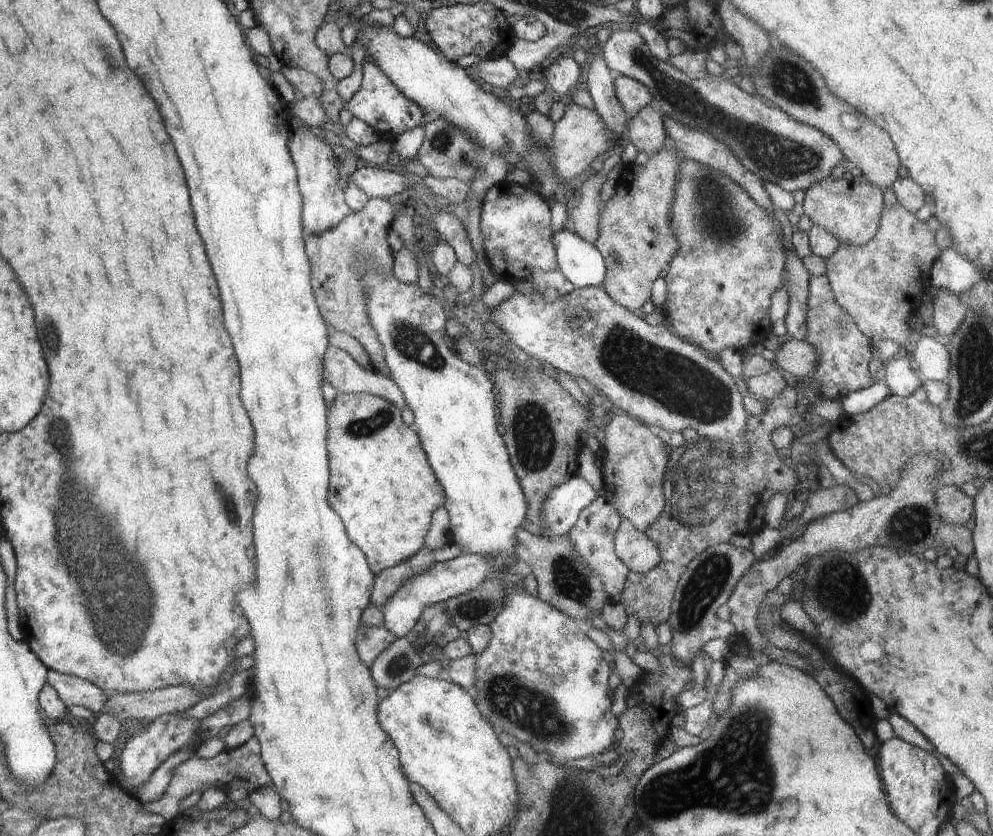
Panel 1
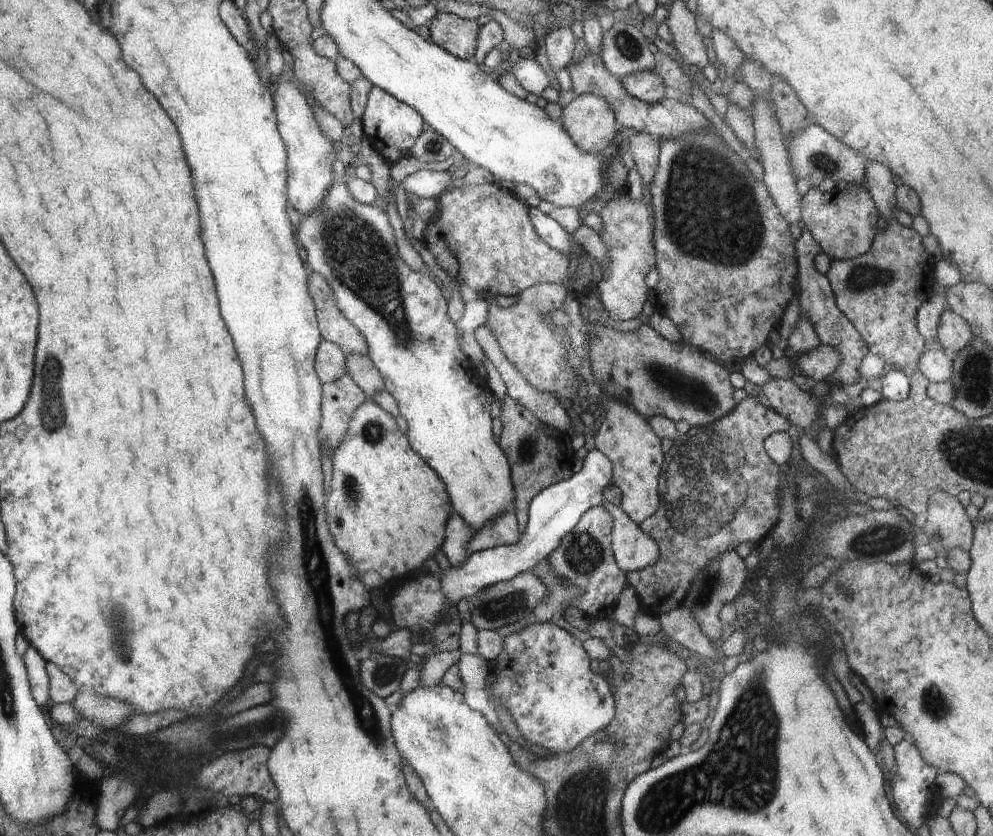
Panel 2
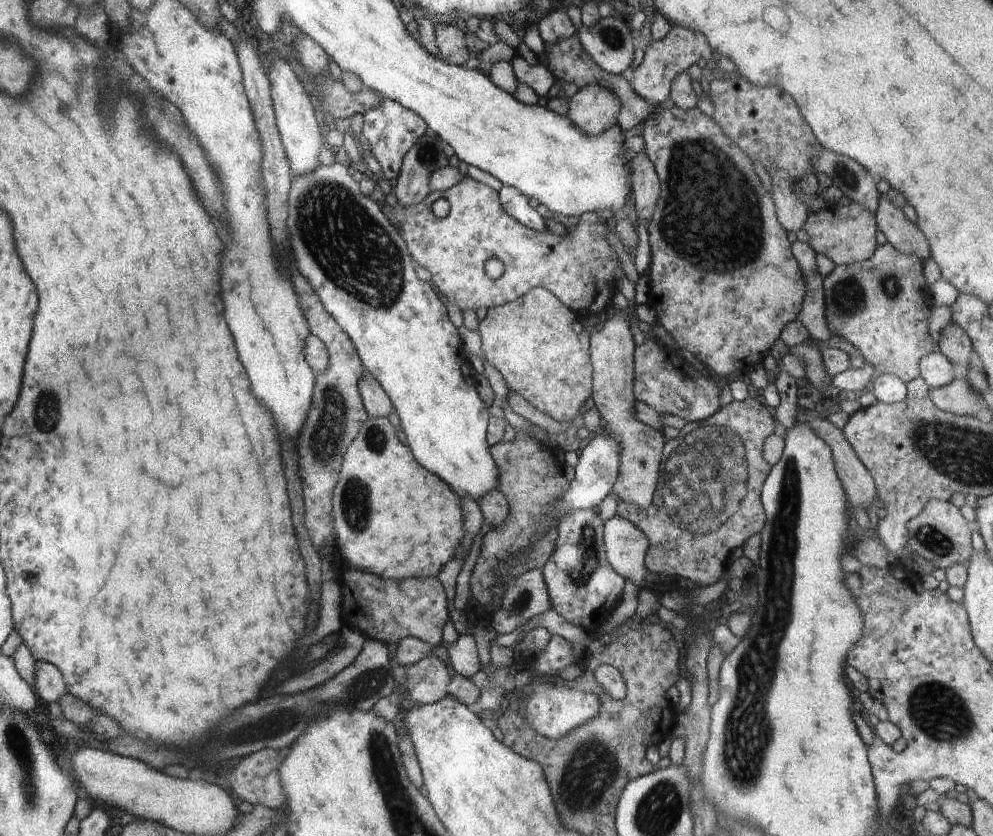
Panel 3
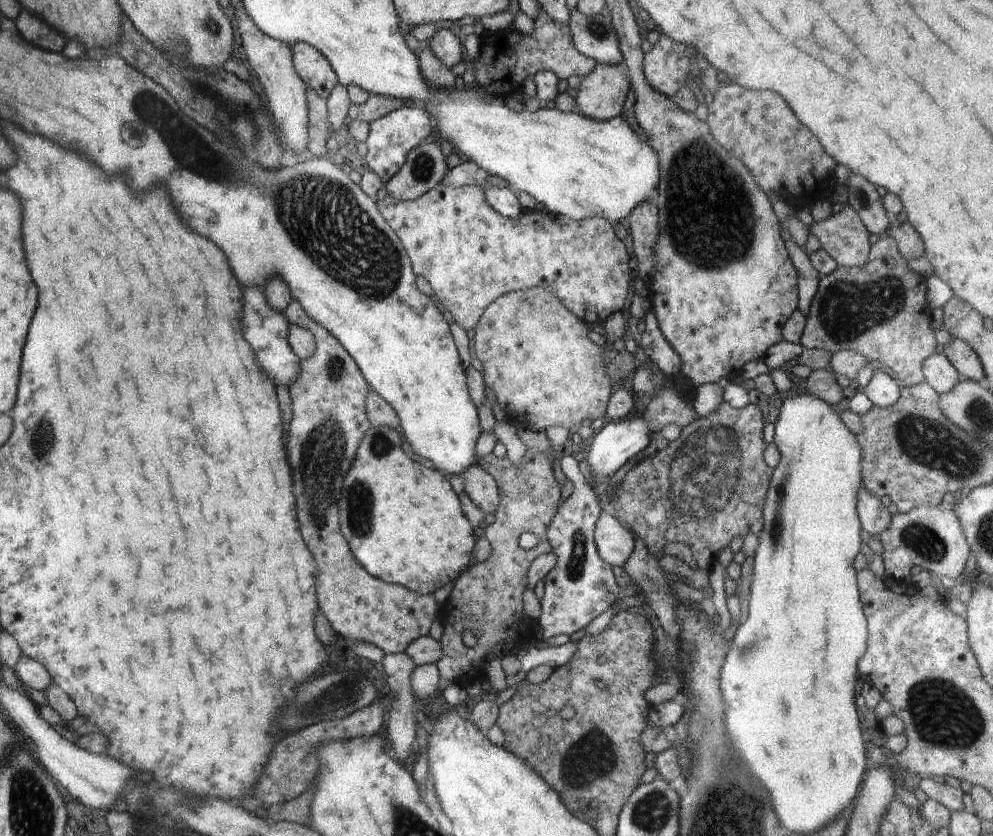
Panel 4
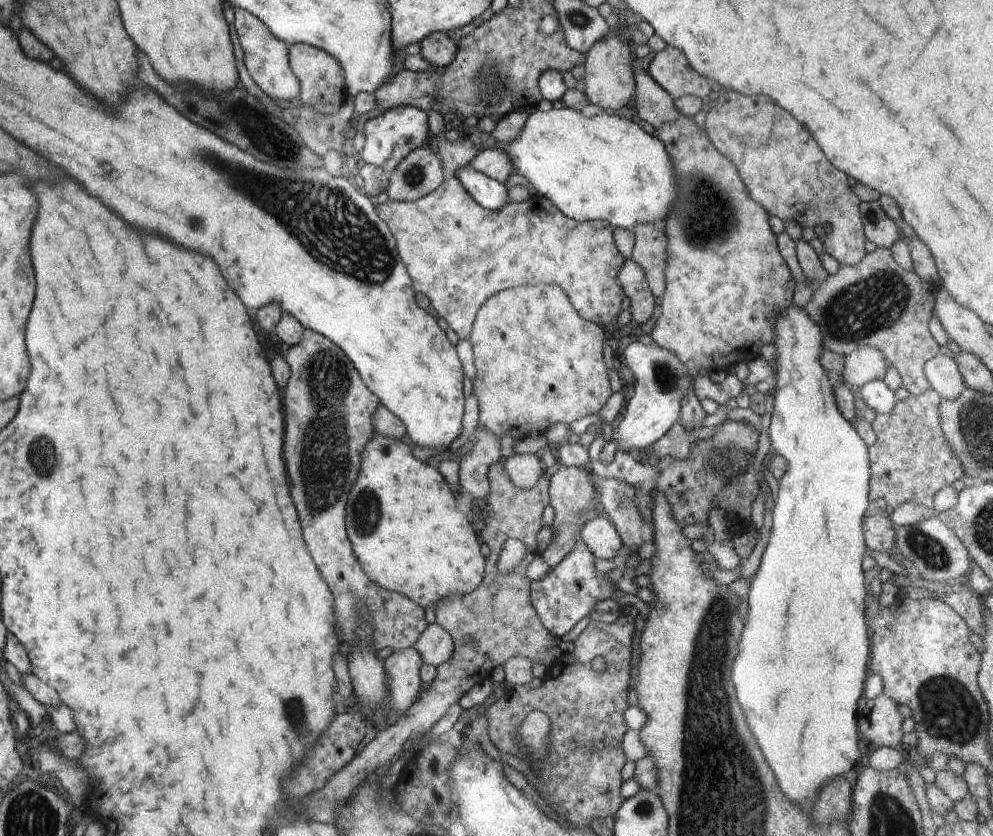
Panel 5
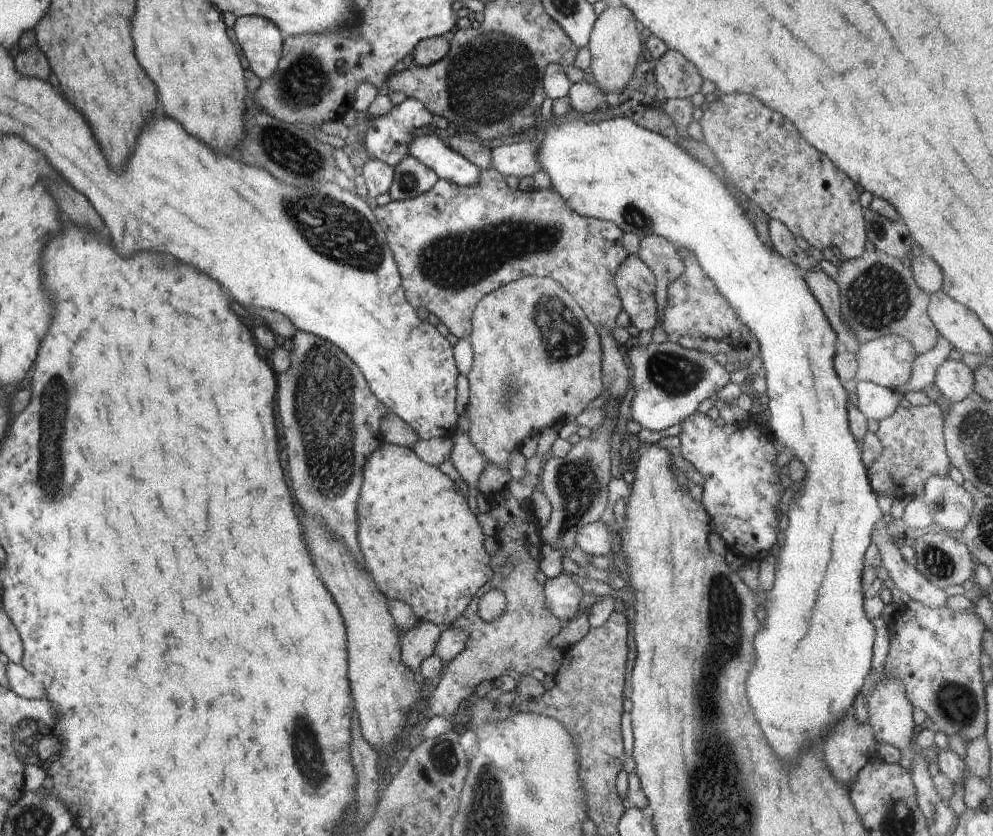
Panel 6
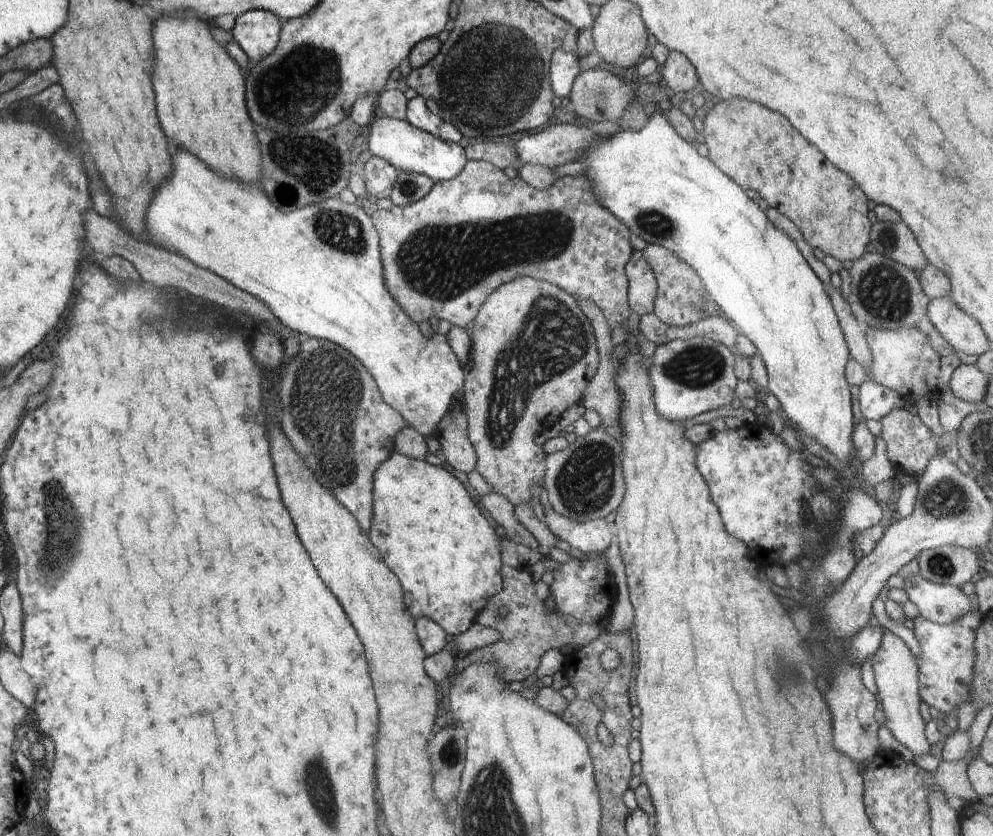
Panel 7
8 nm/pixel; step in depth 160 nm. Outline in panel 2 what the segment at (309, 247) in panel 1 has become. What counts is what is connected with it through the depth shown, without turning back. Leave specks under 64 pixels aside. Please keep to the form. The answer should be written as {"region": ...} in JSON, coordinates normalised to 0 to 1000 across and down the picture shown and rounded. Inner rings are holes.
{"region":[[[312,324],[309,341],[318,370],[323,407],[339,411],[347,427],[354,422],[370,425],[372,416],[367,403],[340,371],[336,350],[329,335],[322,328]]]}

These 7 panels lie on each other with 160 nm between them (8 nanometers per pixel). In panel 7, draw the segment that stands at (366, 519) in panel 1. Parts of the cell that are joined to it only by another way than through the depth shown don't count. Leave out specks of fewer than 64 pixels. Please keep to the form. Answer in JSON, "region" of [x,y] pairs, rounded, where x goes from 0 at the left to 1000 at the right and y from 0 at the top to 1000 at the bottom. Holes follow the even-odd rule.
{"region":[[[395,539],[376,569],[376,624],[370,639],[382,658],[383,667],[403,695],[410,731],[418,742],[434,739],[450,758],[460,762],[469,756],[491,715],[506,706],[505,646],[479,606],[478,592],[467,573],[445,559]]]}

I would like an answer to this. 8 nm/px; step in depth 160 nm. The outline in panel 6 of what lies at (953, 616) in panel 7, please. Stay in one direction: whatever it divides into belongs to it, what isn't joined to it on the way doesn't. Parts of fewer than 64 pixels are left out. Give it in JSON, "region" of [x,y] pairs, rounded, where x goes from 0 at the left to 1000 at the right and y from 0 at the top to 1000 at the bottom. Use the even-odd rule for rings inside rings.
{"region":[[[882,628],[877,645],[886,660],[887,677],[895,684],[895,691],[904,706],[935,727],[955,726],[952,707],[933,694],[921,678],[910,671],[906,664],[906,653],[900,648],[902,640],[897,630]]]}

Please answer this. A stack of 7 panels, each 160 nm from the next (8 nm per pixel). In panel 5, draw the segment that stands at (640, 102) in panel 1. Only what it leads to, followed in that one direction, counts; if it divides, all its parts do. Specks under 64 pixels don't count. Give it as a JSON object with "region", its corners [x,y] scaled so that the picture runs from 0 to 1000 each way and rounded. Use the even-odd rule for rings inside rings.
{"region":[[[675,54],[660,65],[653,89],[678,118],[691,114],[707,118],[716,110],[712,94],[695,79],[687,60],[681,60],[681,56]]]}

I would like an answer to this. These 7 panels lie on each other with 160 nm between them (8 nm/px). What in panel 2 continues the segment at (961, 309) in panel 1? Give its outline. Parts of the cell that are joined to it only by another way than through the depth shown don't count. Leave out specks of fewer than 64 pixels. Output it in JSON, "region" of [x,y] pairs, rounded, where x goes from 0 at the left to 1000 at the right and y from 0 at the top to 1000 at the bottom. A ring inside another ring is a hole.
{"region":[[[955,371],[948,378],[944,403],[957,428],[974,415],[980,402],[978,390],[967,377]]]}

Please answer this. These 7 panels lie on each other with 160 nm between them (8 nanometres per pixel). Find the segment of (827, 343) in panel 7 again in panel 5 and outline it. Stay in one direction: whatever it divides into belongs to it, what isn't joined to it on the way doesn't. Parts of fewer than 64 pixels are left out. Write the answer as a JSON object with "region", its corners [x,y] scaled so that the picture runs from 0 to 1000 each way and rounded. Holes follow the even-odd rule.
{"region":[[[575,129],[538,133],[532,138],[524,163],[513,173],[501,172],[517,191],[519,206],[526,208],[540,225],[540,234],[556,242],[566,256],[583,267],[610,264],[618,272],[632,273],[647,267],[666,269],[674,258],[683,222],[678,194],[669,171],[653,160],[642,148],[619,136],[591,141]],[[798,361],[793,370],[781,372],[778,378],[778,409],[781,414],[781,450],[777,456],[779,470],[779,492],[774,510],[775,526],[777,538],[783,544],[788,544],[793,550],[794,562],[784,574],[783,597],[779,598],[777,633],[775,644],[770,654],[763,683],[756,690],[757,697],[751,715],[754,720],[755,731],[753,740],[748,749],[747,766],[743,770],[743,785],[737,797],[737,816],[741,821],[743,840],[749,849],[751,864],[771,907],[775,914],[785,945],[798,957],[808,962],[814,957],[820,947],[820,955],[825,947],[827,940],[831,940],[834,934],[840,929],[856,928],[859,929],[863,916],[869,911],[872,906],[867,906],[864,888],[866,878],[864,876],[864,837],[870,833],[871,815],[875,809],[875,785],[877,779],[876,751],[872,739],[871,715],[874,711],[874,702],[870,694],[870,683],[868,682],[868,667],[871,665],[873,653],[869,642],[869,622],[871,612],[878,603],[875,598],[875,574],[876,551],[874,535],[866,524],[862,513],[854,505],[841,480],[839,463],[841,457],[835,447],[828,440],[825,428],[829,416],[829,404],[826,394],[819,386],[811,367]]]}

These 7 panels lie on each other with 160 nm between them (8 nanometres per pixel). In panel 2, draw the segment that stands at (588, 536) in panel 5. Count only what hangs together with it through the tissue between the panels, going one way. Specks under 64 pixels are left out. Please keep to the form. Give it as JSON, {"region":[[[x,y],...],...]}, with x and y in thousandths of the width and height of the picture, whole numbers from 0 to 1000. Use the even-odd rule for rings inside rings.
{"region":[[[608,598],[606,605],[617,617],[615,654],[620,675],[629,685],[645,683],[659,675],[664,656],[623,605]]]}

